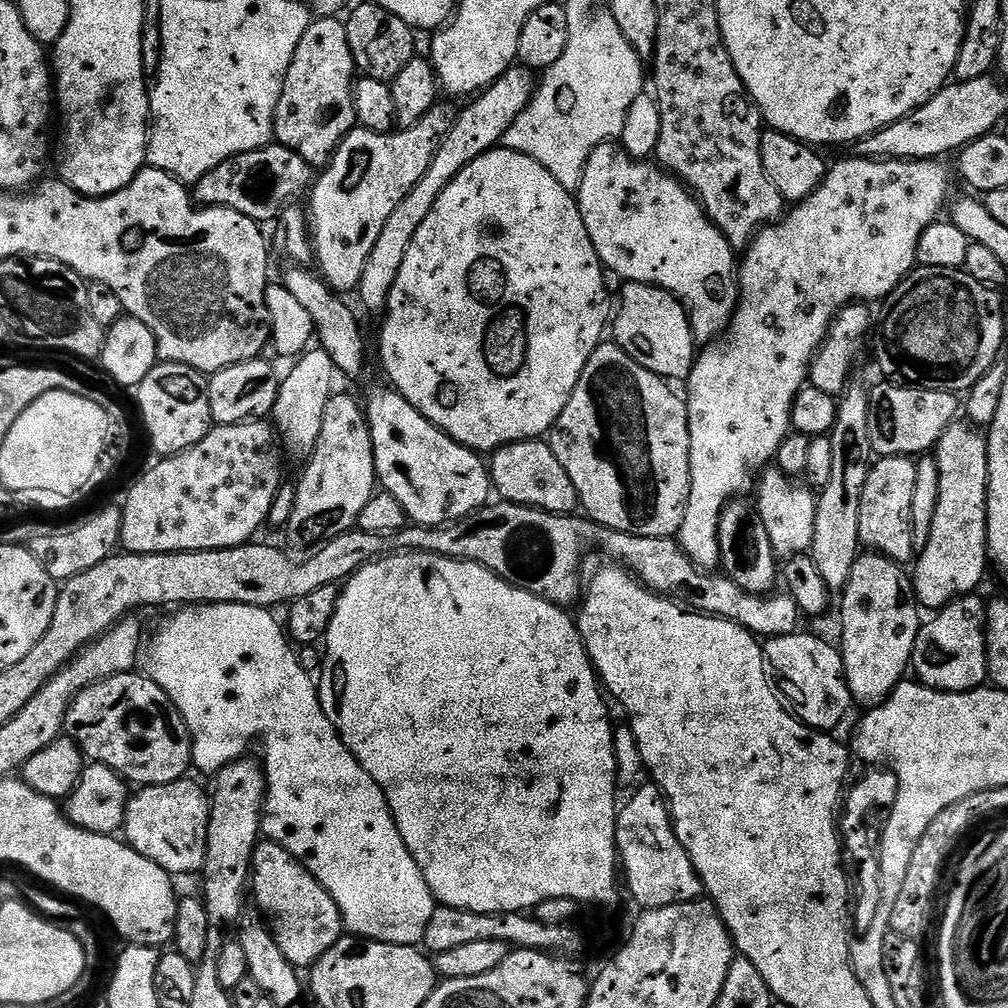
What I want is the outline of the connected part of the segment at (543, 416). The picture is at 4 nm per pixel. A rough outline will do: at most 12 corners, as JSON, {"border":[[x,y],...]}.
{"border":[[497,146],[418,226],[387,383],[547,437],[610,324],[577,197]]}

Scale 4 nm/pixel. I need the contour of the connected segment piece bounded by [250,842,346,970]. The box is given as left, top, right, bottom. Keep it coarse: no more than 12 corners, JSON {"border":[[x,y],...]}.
{"border":[[257,843],[250,892],[297,970],[345,935],[321,884]]}

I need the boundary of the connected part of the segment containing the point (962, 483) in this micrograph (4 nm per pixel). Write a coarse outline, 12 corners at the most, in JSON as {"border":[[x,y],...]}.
{"border":[[942,434],[914,591],[939,610],[990,568],[988,437]]}

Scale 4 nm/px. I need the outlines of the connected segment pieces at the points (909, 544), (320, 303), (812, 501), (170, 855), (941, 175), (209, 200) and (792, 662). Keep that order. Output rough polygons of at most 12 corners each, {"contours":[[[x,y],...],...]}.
{"contours":[[[913,457],[873,463],[858,514],[861,545],[901,566],[910,526]],[[311,267],[282,282],[316,327],[335,371],[364,372],[364,332]],[[775,466],[759,477],[754,507],[777,557],[814,542],[813,489]],[[144,786],[123,839],[179,878],[204,867],[210,796]],[[853,155],[760,229],[686,381],[680,545],[792,432],[837,314],[917,267],[952,180]],[[273,142],[202,174],[194,200],[272,222],[313,169]],[[805,630],[763,645],[799,719],[831,733],[854,708],[839,647]]]}

